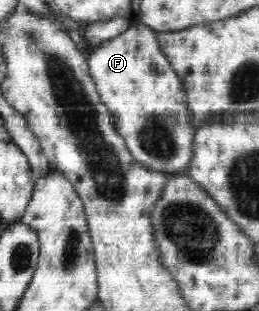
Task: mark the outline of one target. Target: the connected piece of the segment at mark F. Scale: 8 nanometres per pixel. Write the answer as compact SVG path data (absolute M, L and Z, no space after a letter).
M141 22L130 24L123 34L90 49L87 63L101 102L111 113L113 127L125 139L133 158L164 173L189 166L197 128L185 103L183 81L161 51L157 31Z

